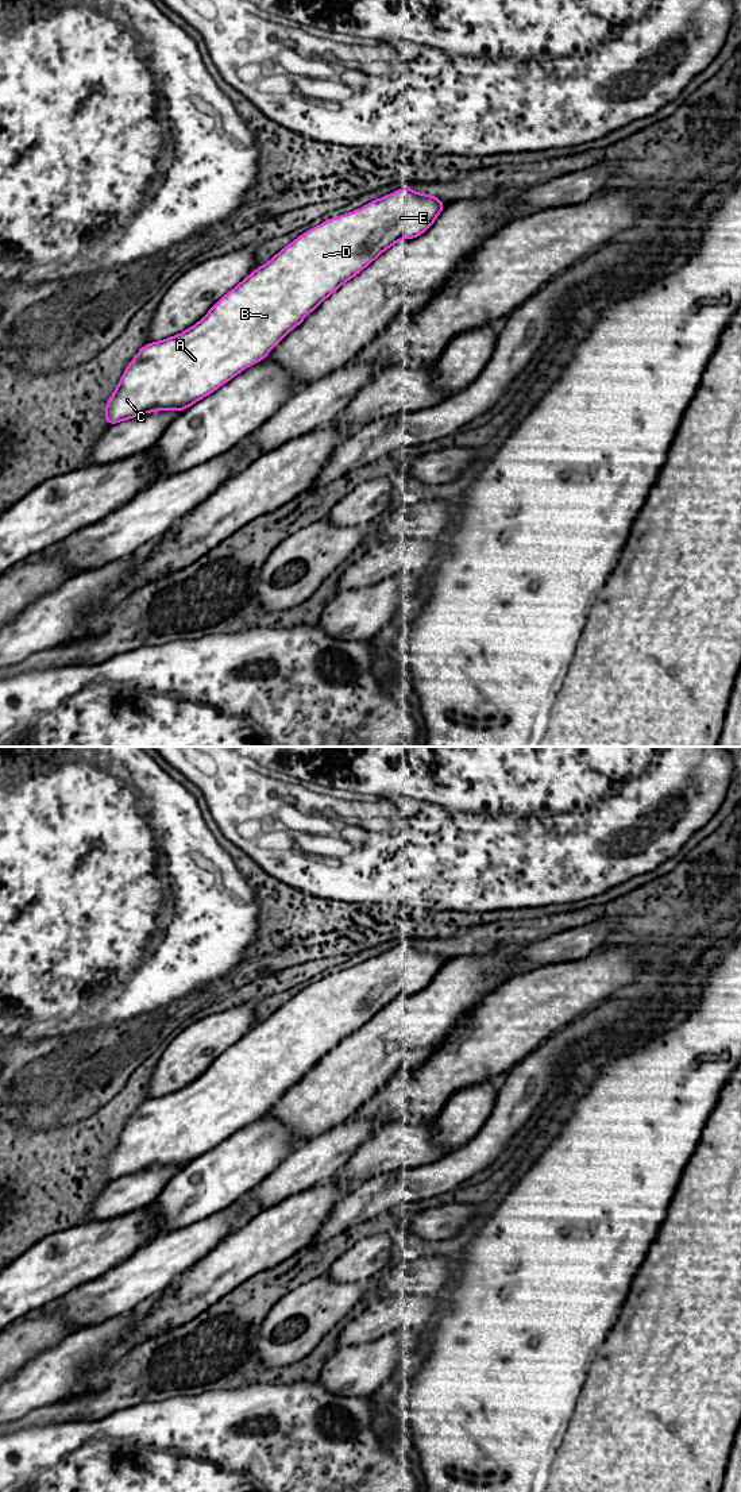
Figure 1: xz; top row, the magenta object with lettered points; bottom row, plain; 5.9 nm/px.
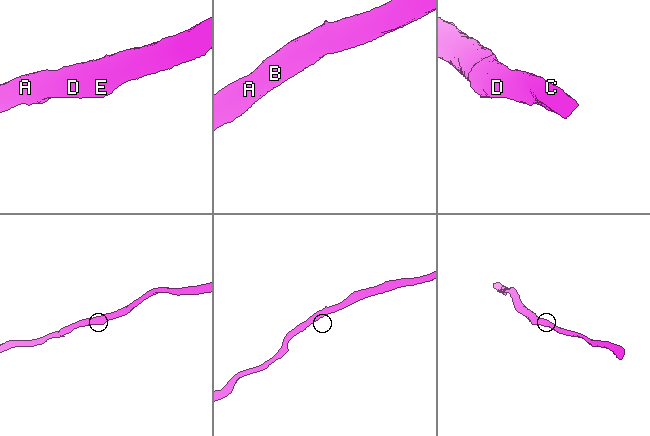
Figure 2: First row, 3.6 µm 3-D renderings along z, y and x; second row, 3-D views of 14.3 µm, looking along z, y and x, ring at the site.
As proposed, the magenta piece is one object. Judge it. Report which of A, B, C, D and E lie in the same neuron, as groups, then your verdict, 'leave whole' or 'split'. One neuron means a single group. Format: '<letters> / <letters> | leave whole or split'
A B C D E | leave whole

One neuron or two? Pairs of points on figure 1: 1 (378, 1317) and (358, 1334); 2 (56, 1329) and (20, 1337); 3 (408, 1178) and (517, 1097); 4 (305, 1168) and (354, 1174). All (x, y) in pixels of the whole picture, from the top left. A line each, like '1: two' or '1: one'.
1: one
2: one
3: one
4: two

